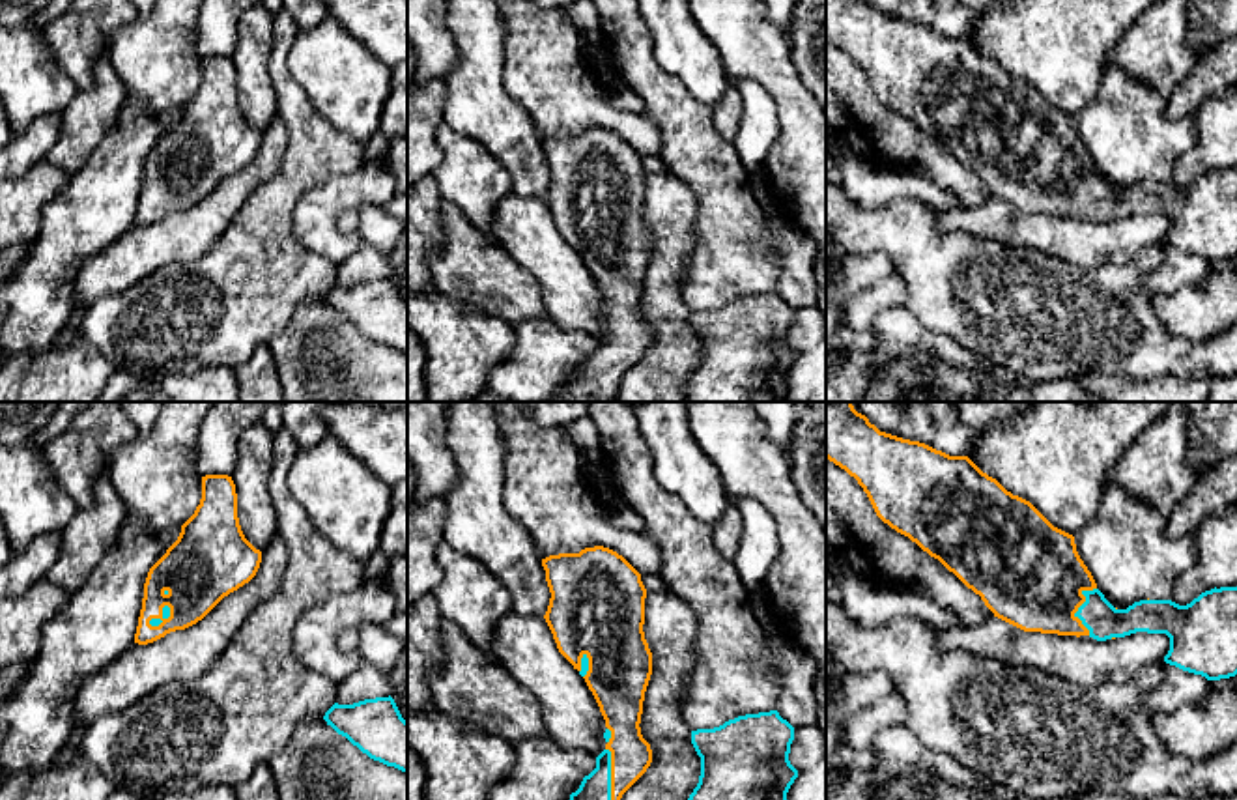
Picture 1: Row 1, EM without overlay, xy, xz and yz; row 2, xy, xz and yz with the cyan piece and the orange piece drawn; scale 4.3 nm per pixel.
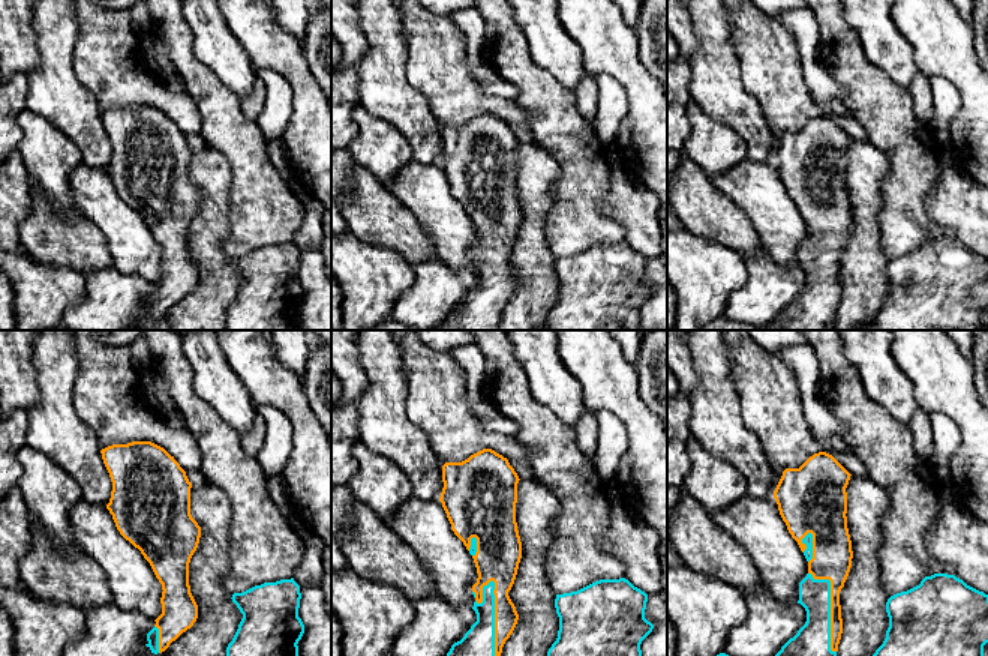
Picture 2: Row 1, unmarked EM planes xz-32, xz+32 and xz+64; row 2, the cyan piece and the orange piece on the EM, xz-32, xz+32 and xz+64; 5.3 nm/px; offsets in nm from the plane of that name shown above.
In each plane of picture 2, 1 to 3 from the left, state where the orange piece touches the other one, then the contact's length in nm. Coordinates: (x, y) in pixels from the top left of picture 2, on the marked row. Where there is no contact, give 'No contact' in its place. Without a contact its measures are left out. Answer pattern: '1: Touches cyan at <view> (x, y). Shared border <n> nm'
1: Touches cyan at xz-32 (158, 638). Shared border 150 nm
2: Touches cyan at xz+32 (494, 617). Shared border 400 nm
3: Touches cyan at xz+64 (829, 607). Shared border 460 nm

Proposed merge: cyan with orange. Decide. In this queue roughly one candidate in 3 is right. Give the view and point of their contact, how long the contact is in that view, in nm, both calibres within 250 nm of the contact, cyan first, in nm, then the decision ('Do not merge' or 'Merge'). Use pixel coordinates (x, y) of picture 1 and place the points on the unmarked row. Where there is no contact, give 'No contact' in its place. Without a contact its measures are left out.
Touches cyan at xz (610, 361). Shared border 280 nm. Thickness 240 nm (cyan) against 180 nm. Merge

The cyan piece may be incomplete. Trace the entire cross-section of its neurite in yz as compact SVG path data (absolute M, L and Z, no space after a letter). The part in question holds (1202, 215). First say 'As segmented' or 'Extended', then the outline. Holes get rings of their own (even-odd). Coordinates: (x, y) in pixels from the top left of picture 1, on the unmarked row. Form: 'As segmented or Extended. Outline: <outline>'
Extended. Outline: M826 0L826 39L858 62L884 105L938 140L981 178L994 198L1024 213L1097 222L1136 213L1166 215L1166 245L1207 262L1237 256L1237 168L1215 168L1187 187L1147 179L1117 191L1097 170L1074 118L1054 108L1030 82L1007 73L968 37L949 37L880 13L869 0Z

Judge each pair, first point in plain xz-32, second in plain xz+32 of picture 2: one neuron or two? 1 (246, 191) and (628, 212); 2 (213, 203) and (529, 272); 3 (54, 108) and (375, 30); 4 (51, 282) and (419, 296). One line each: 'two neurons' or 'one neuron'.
1: two neurons
2: one neuron
3: one neuron
4: two neurons

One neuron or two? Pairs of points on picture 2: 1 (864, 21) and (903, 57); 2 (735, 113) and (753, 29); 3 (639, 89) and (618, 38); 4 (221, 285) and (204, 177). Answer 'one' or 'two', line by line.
1: one
2: two
3: one
4: one

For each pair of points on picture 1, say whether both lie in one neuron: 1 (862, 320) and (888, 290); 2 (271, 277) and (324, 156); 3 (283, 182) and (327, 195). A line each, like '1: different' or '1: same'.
1: same
2: same
3: different

